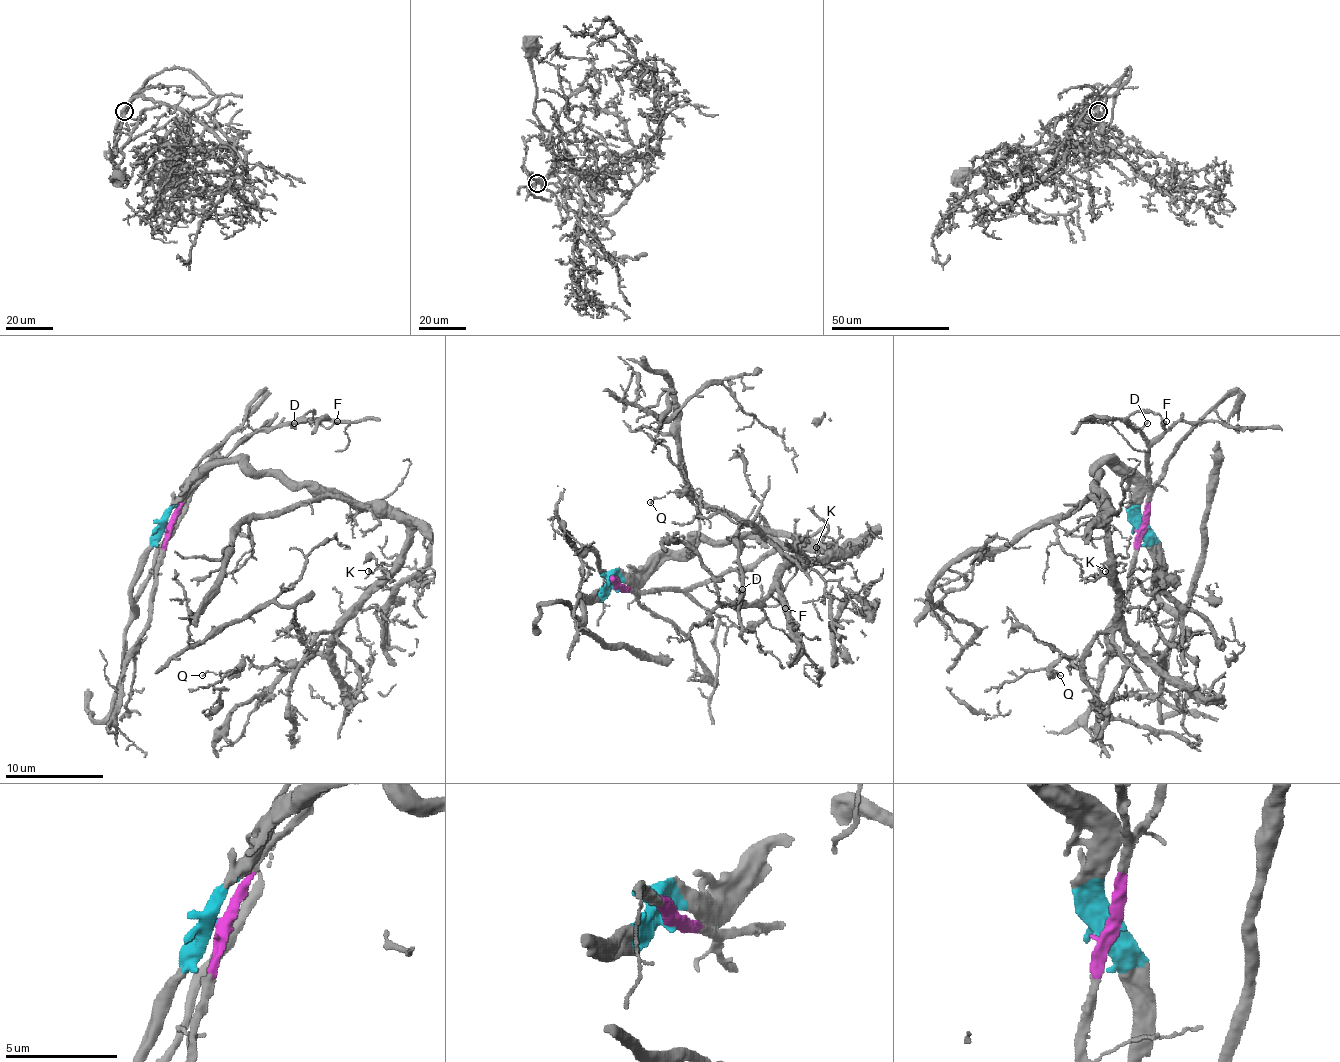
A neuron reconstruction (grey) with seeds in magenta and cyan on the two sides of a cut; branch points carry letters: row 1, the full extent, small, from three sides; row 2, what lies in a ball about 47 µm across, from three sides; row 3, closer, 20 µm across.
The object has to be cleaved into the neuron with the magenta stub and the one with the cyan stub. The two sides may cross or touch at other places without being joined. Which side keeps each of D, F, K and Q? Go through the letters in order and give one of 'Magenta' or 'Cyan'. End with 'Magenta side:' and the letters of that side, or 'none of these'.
D: Magenta
F: Magenta
K: Cyan
Q: Cyan
Magenta side: D, F

